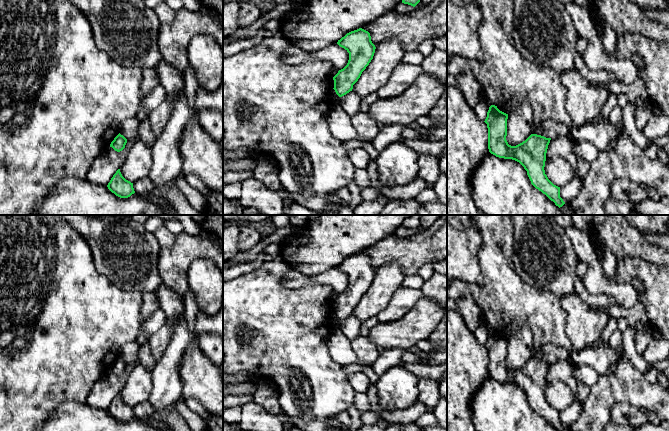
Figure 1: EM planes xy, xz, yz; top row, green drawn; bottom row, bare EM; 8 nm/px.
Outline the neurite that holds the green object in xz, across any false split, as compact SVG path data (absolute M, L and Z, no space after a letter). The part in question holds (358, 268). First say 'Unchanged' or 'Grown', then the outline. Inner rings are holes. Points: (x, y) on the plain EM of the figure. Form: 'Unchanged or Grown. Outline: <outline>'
Unchanged. Outline: M362 252L347 257L337 268L349 277L347 289L333 301L334 314L339 321L352 315L375 277L370 257Z

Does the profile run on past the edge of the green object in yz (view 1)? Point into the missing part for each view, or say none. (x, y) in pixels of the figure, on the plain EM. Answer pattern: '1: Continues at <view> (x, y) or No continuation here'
1: No continuation here

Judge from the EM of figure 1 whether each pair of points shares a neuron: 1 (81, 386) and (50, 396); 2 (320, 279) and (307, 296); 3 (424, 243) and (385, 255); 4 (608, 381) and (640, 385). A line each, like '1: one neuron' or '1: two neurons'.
1: one neuron
2: two neurons
3: one neuron
4: one neuron

